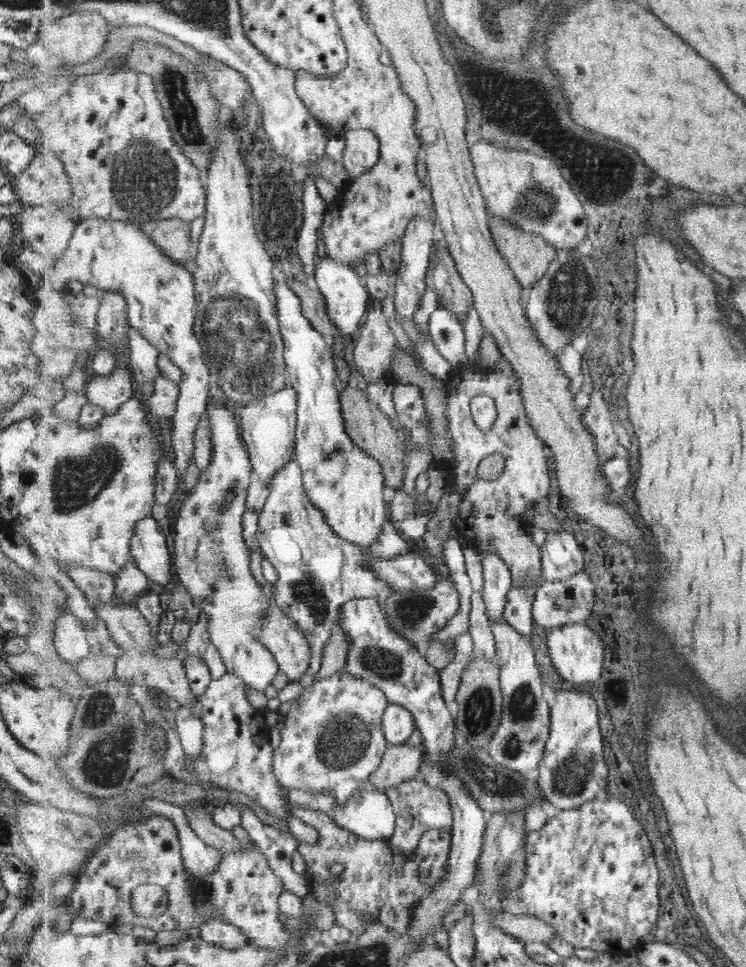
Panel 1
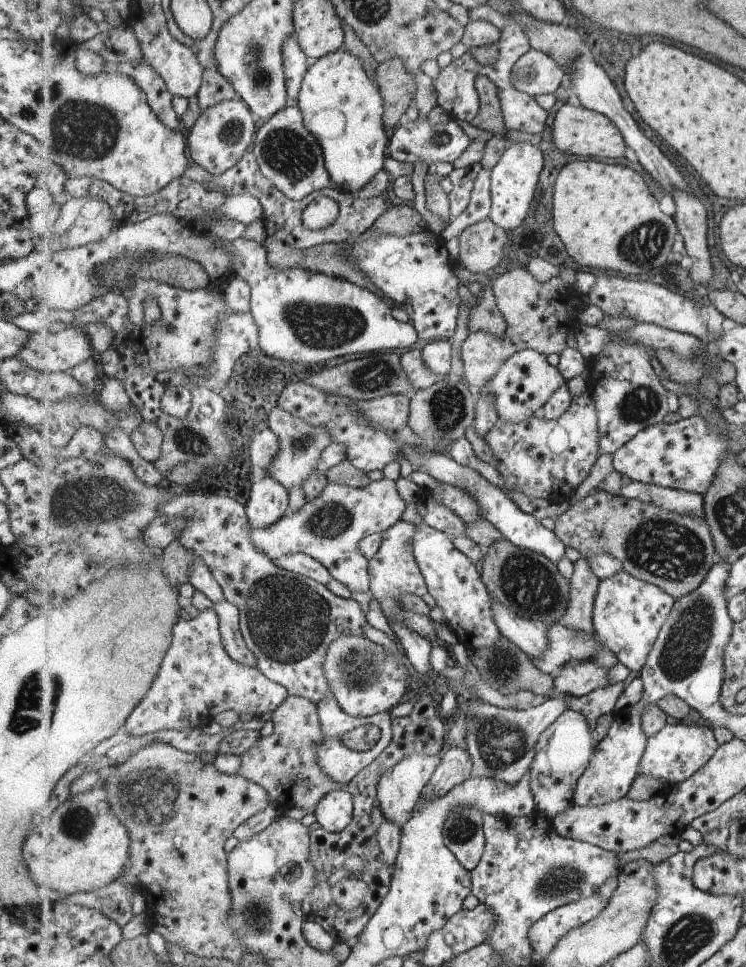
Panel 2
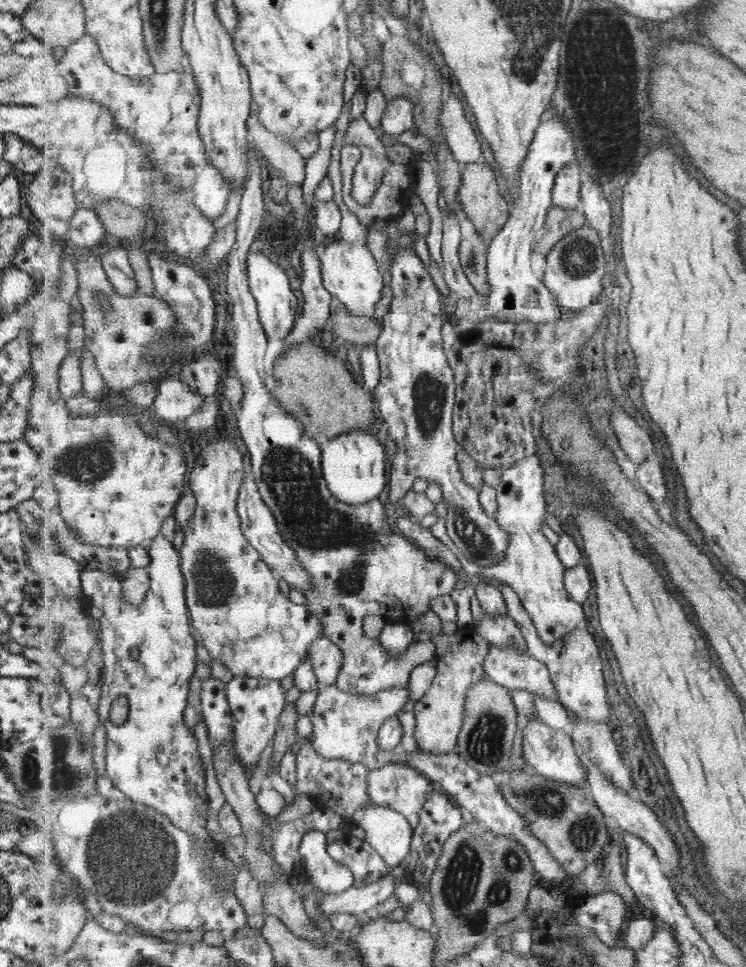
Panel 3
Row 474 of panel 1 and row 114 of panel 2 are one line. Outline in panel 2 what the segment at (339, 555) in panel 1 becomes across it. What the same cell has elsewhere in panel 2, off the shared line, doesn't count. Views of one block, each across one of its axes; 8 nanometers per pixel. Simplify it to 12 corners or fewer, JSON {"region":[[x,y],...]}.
{"region":[[298,105],[259,128],[261,173],[293,201],[338,188]]}

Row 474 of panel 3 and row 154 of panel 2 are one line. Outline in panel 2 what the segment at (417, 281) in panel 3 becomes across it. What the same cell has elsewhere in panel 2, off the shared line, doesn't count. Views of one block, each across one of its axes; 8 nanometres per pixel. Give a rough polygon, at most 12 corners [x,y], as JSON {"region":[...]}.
{"region":[[457,122],[398,126],[390,157],[452,163],[471,141]]}

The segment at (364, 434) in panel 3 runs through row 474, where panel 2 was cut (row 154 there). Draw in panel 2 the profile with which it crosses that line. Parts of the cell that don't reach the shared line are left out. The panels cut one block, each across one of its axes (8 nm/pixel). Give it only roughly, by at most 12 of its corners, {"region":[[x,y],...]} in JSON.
{"region":[[342,48],[297,102],[331,180],[358,193],[386,169],[383,96]]}

